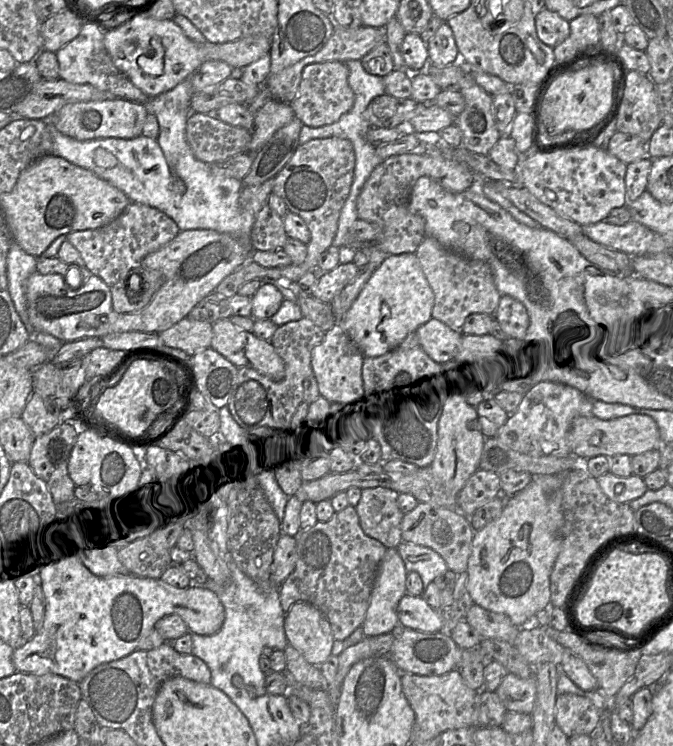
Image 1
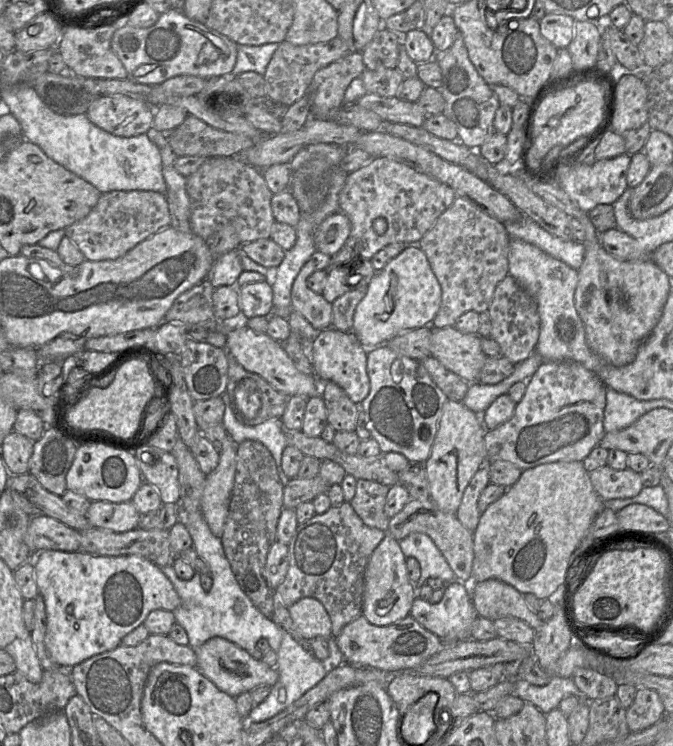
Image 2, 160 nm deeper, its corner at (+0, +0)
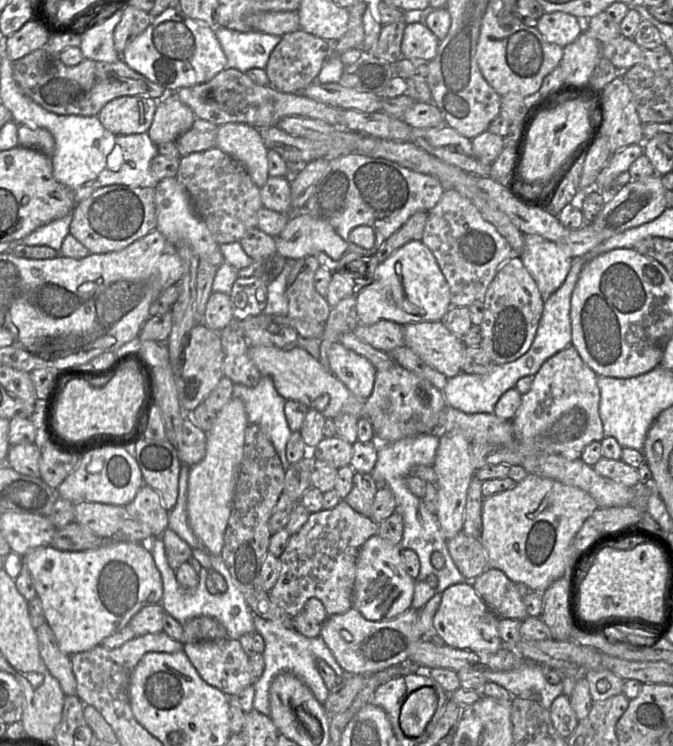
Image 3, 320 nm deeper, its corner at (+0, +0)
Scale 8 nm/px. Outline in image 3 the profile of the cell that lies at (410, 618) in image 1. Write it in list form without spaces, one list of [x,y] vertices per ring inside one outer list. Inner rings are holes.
[[[467,583],[446,588],[433,617],[433,626],[446,645],[477,653],[495,653],[504,646],[499,636],[498,624],[499,618],[490,611],[474,587]]]

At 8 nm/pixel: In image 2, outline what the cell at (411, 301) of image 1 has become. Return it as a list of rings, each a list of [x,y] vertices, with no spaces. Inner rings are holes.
[[[408,245],[400,254],[391,259],[370,281],[367,292],[357,305],[353,317],[353,332],[366,349],[387,345],[398,334],[432,324],[441,305],[441,286],[430,263],[419,245]]]

